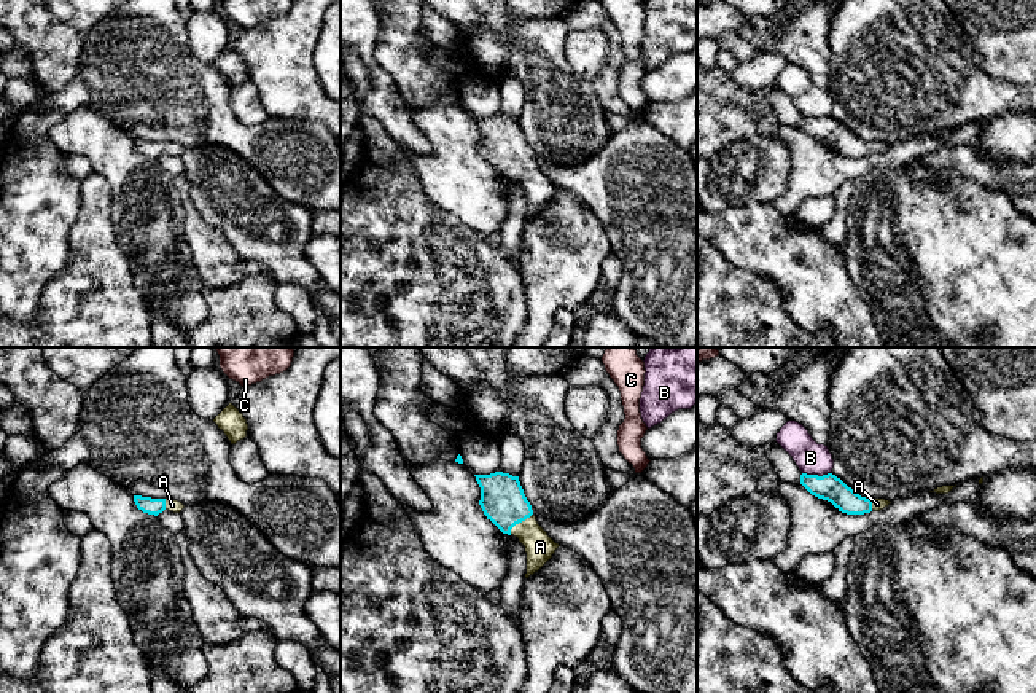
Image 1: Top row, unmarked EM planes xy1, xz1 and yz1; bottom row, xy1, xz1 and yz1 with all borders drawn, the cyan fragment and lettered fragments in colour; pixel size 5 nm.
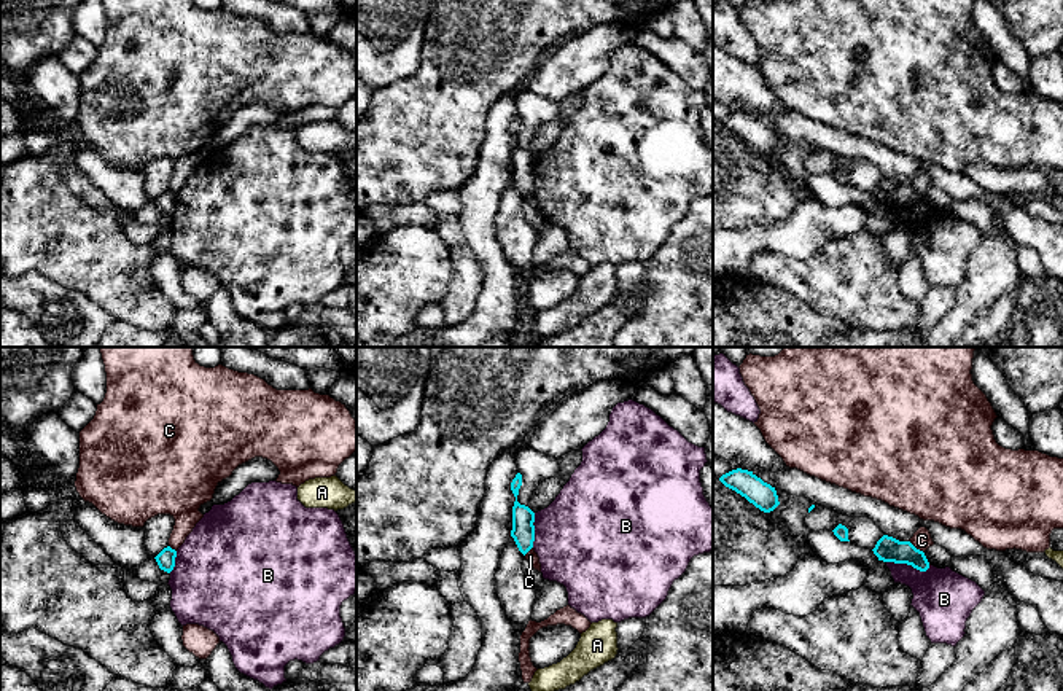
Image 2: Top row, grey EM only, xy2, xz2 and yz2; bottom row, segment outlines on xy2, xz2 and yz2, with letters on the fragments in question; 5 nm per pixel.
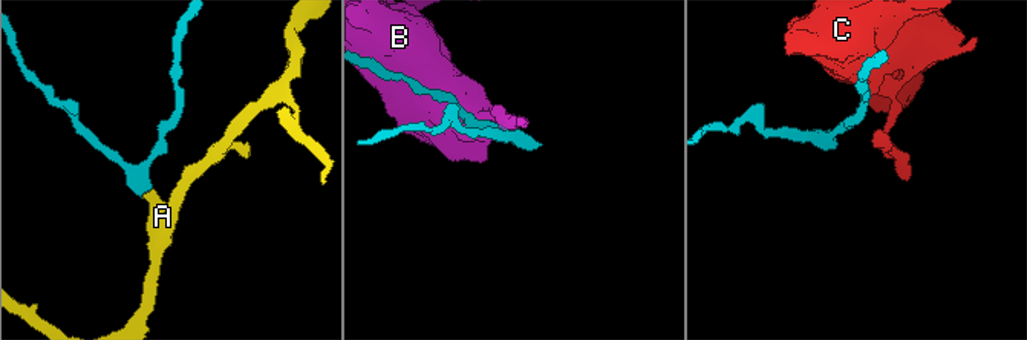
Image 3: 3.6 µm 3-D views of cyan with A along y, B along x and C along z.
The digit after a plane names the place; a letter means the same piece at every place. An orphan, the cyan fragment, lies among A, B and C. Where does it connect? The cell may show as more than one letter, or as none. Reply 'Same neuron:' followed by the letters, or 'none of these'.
Same neuron: A

